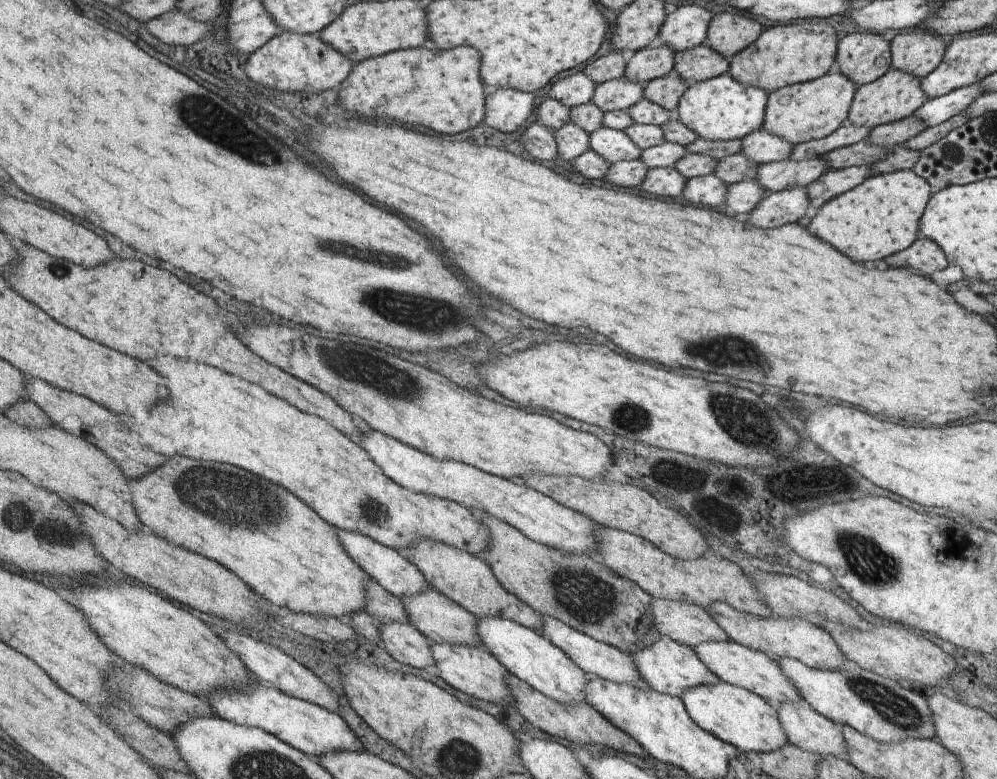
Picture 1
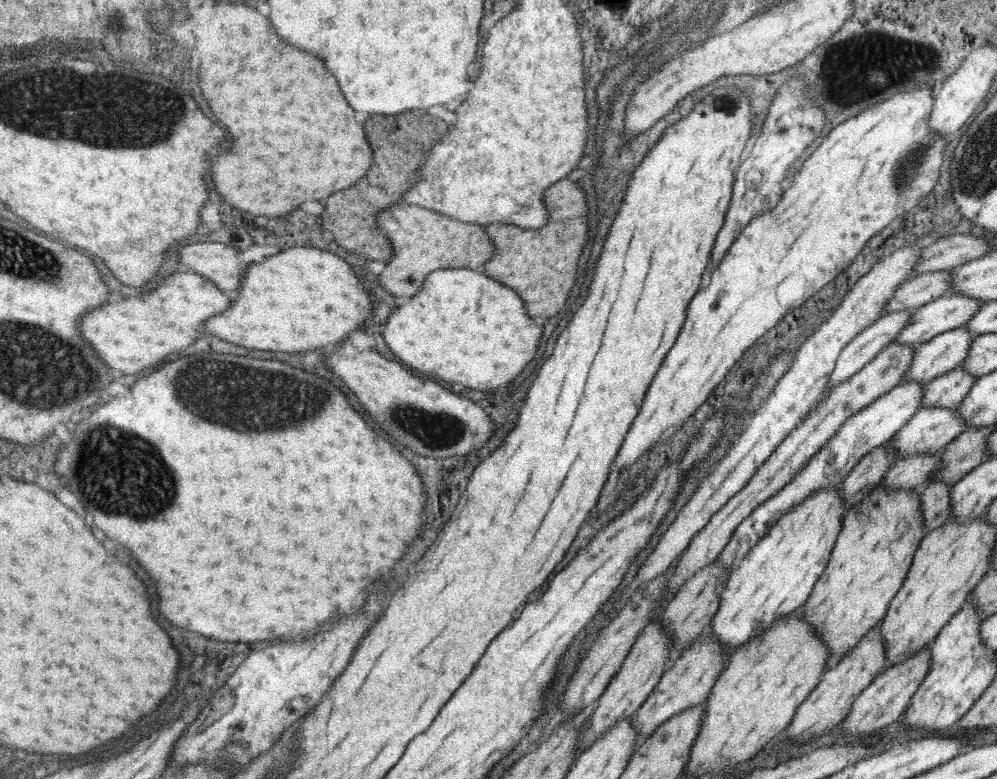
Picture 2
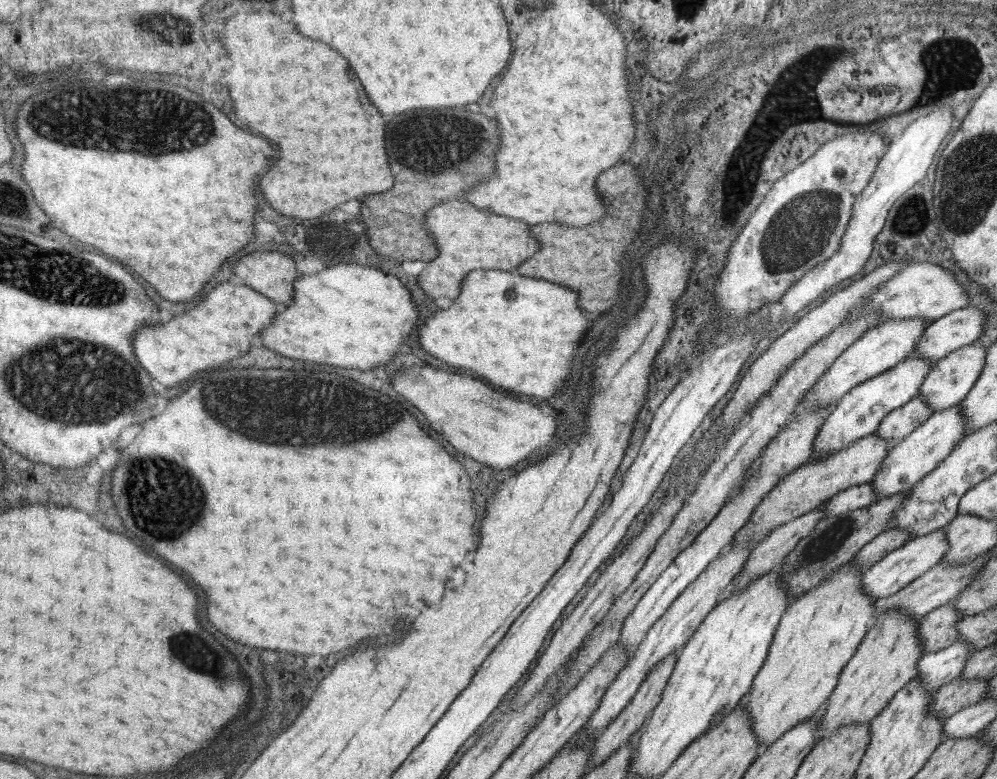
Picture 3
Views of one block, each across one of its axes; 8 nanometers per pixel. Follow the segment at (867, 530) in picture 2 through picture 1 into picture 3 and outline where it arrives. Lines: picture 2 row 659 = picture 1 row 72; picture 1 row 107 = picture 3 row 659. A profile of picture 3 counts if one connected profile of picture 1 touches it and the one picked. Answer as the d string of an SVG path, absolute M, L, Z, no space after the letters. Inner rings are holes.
M851 561L833 569L817 587L801 593L797 599L788 603L783 618L773 635L768 649L767 659L757 671L756 678L752 680L751 687L744 698L744 712L748 712L753 733L759 741L762 750L776 742L777 738L791 730L795 724L807 717L814 716L824 705L833 688L837 684L837 676L841 668L847 664L851 656L857 651L857 646L864 638L874 622L875 598L869 597L861 589L861 574L864 572L861 565L851 566Z

